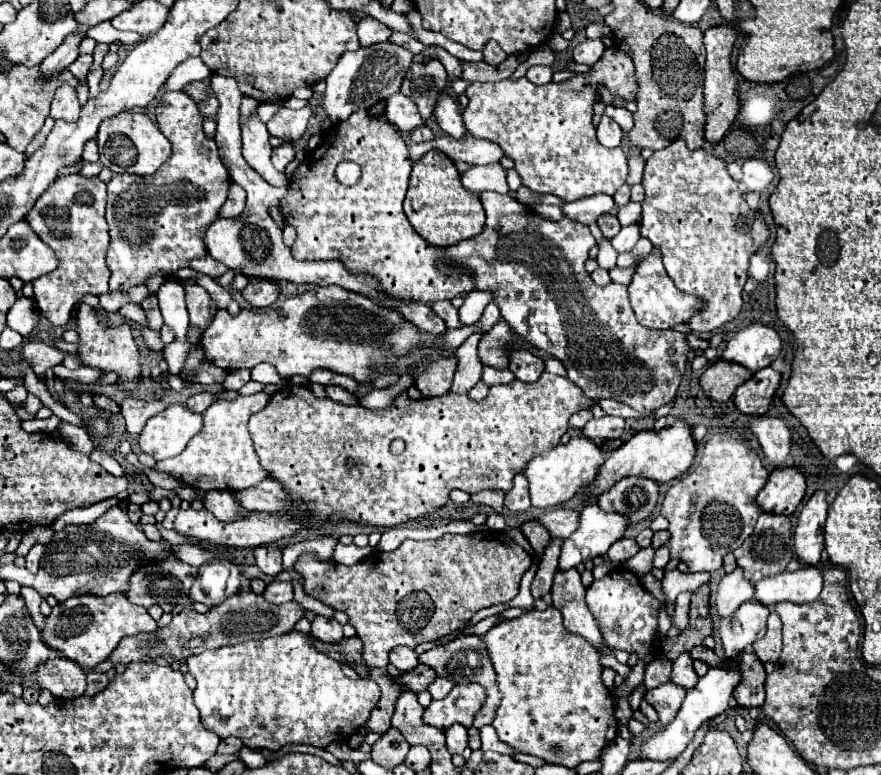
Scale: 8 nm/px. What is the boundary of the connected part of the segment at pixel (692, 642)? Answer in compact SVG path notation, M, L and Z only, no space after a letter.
M707 583L701 585L697 591L693 591L687 627L677 639L667 639L667 643L661 645L669 661L675 661L671 655L681 655L683 651L691 651L693 647L701 645L705 637L713 635L713 619L709 615L709 593L711 589Z

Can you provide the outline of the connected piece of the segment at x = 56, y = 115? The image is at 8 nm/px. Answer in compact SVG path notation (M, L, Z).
M63 85L57 93L55 93L55 99L51 103L51 117L55 121L63 119L63 121L75 121L79 119L79 101L77 101L77 93L73 89L69 89L67 85Z

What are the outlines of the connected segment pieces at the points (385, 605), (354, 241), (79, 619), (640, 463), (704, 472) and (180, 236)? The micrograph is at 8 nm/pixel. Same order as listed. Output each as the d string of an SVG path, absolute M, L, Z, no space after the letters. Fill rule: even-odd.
M487 531L477 535L443 535L437 541L407 539L395 551L373 551L365 561L359 561L351 567L339 565L335 561L321 563L313 559L309 553L305 553L299 557L295 571L299 571L305 579L303 587L307 595L349 615L349 623L355 627L359 639L363 641L363 663L369 669L369 679L373 679L381 687L381 699L377 707L371 711L371 717L365 727L375 733L385 733L391 727L395 699L399 699L401 695L399 686L387 675L391 649L399 645L407 645L413 649L419 643L435 641L439 637L449 635L455 629L461 629L479 609L509 603L519 593L521 577L529 567L531 555L521 545L517 545L505 531ZM419 591L423 591L427 597L413 595Z
M355 111L347 121L333 123L333 127L325 133L323 143L315 151L307 153L305 161L297 167L293 179L289 181L289 191L279 203L285 223L297 231L291 255L299 261L339 259L351 273L375 277L383 293L397 301L419 301L431 305L435 301L475 291L475 275L471 275L471 271L463 271L463 267L443 267L449 265L443 255L445 249L427 243L407 221L403 213L403 199L407 193L411 165L407 141L389 121L371 117L367 111ZM345 159L361 167L361 179L353 187L345 187L335 179L335 167Z
M113 593L107 597L79 595L53 607L51 615L45 619L45 627L41 629L41 641L49 649L59 651L63 657L77 661L83 669L93 669L111 655L125 635L155 629L157 623L151 619L147 609L131 603L123 593Z
M675 421L671 427L665 427L661 431L639 431L623 447L611 453L611 457L599 469L597 479L585 487L585 493L597 497L603 491L607 491L611 483L617 483L619 479L633 477L633 475L655 479L657 483L665 483L683 475L693 465L695 451L697 451L697 441L693 439L691 429L693 427L687 421Z
M727 433L713 435L705 445L701 463L679 479L663 499L661 515L669 521L671 539L667 547L671 549L671 557L687 563L693 573L717 571L723 555L737 549L753 533L763 513L755 497L767 479L769 473L751 447Z
M169 91L157 105L157 125L169 139L173 151L161 169L149 177L131 173L115 175L107 183L109 249L107 267L111 269L109 289L131 289L143 285L149 275L161 271L171 277L179 267L205 255L203 235L227 201L229 175L221 163L215 139L203 133L199 107L181 91Z

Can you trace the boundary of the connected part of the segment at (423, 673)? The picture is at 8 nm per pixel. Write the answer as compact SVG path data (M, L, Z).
M419 663L419 665L415 667L415 671L411 671L411 675L403 675L403 673L401 673L401 679L403 679L405 689L409 689L409 691L413 691L413 693L425 691L425 689L433 683L435 677L437 677L437 673L435 673L431 667L423 665L423 663Z

